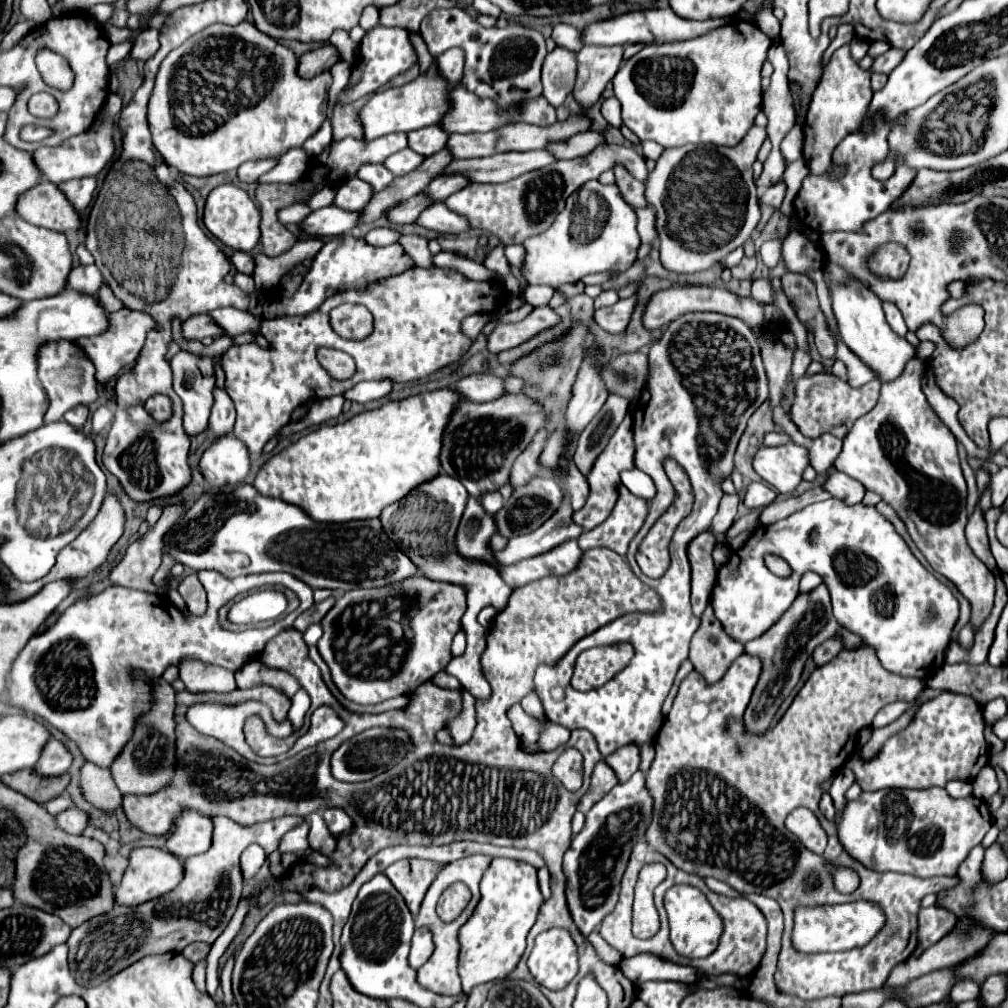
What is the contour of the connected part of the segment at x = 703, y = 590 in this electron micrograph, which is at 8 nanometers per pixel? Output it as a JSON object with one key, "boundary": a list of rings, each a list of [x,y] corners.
{"boundary":[[[710,531],[700,533],[690,545],[688,545],[688,559],[691,567],[691,595],[690,602],[692,612],[696,617],[701,617],[710,591],[716,581],[716,567],[712,561],[712,549],[716,545],[716,539]]]}

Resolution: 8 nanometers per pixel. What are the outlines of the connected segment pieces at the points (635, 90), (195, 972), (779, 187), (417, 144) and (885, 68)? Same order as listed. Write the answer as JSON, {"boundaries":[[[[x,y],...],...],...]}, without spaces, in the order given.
{"boundaries":[[[[736,19],[734,23],[714,29],[698,39],[666,45],[646,45],[620,67],[612,81],[614,95],[622,103],[624,125],[642,141],[652,139],[662,147],[682,147],[688,143],[734,147],[754,125],[754,117],[762,109],[760,71],[768,57],[770,45],[772,39],[764,35],[756,23],[746,19]]],[[[194,966],[194,969],[192,969],[192,981],[194,981],[196,989],[204,993],[206,993],[206,967]]],[[[778,181],[776,185],[772,185],[772,187],[764,193],[762,201],[768,203],[768,205],[772,205],[772,207],[780,207],[782,201],[784,201],[784,195],[786,195],[786,183],[784,183],[784,181]]],[[[430,125],[424,129],[416,129],[408,133],[408,147],[422,157],[430,157],[432,153],[438,153],[446,147],[448,133],[440,129],[440,125]]],[[[890,47],[884,55],[880,55],[880,57],[874,59],[874,63],[872,63],[872,71],[874,71],[874,73],[884,73],[884,75],[888,75],[888,73],[902,61],[904,53],[906,53],[904,49]]]]}

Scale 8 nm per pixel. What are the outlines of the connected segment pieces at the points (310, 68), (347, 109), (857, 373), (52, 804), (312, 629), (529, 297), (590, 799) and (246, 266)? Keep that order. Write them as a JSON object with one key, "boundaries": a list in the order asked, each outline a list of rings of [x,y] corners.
{"boundaries":[[[[324,45],[320,49],[308,51],[298,59],[298,75],[304,79],[312,79],[318,73],[330,69],[338,61],[338,53],[332,45]]],[[[366,99],[354,101],[352,105],[336,105],[332,115],[332,127],[334,127],[334,139],[344,137],[364,137],[362,127],[358,123],[358,111],[366,103]]],[[[838,341],[838,343],[840,345],[838,345],[838,351],[836,351],[836,359],[844,361],[844,365],[846,365],[846,371],[848,371],[846,381],[848,381],[848,385],[862,387],[864,383],[876,379],[876,375],[872,373],[872,369],[868,369],[842,341]]],[[[60,795],[60,797],[56,797],[56,799],[52,799],[52,801],[48,801],[44,807],[46,807],[46,811],[50,813],[50,815],[58,815],[60,811],[64,811],[64,809],[68,809],[72,805],[72,801],[70,801],[70,797],[68,795]]],[[[312,624],[303,634],[303,639],[308,646],[316,645],[322,633],[323,629],[320,624]]],[[[526,285],[526,289],[524,289],[524,297],[532,307],[548,305],[552,295],[554,295],[554,289],[548,285]]],[[[600,761],[596,767],[594,767],[594,773],[592,773],[592,783],[590,783],[590,789],[586,791],[586,795],[580,799],[578,803],[578,811],[580,813],[588,813],[588,809],[600,801],[600,797],[604,797],[604,793],[608,793],[608,789],[612,789],[614,785],[618,785],[618,779],[614,775],[614,771],[604,763]]],[[[236,251],[234,257],[232,257],[232,263],[234,263],[234,267],[236,267],[240,273],[246,273],[246,275],[252,275],[252,271],[254,271],[254,267],[256,267],[252,255],[250,255],[250,253],[244,253],[244,251]]]]}

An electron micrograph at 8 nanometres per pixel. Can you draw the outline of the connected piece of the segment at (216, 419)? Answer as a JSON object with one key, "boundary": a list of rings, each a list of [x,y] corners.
{"boundary":[[[216,387],[214,389],[214,407],[212,407],[212,415],[210,415],[210,429],[212,429],[214,437],[220,437],[222,433],[230,433],[234,427],[234,419],[236,419],[236,411],[234,411],[232,399],[228,397],[226,389]]]}

